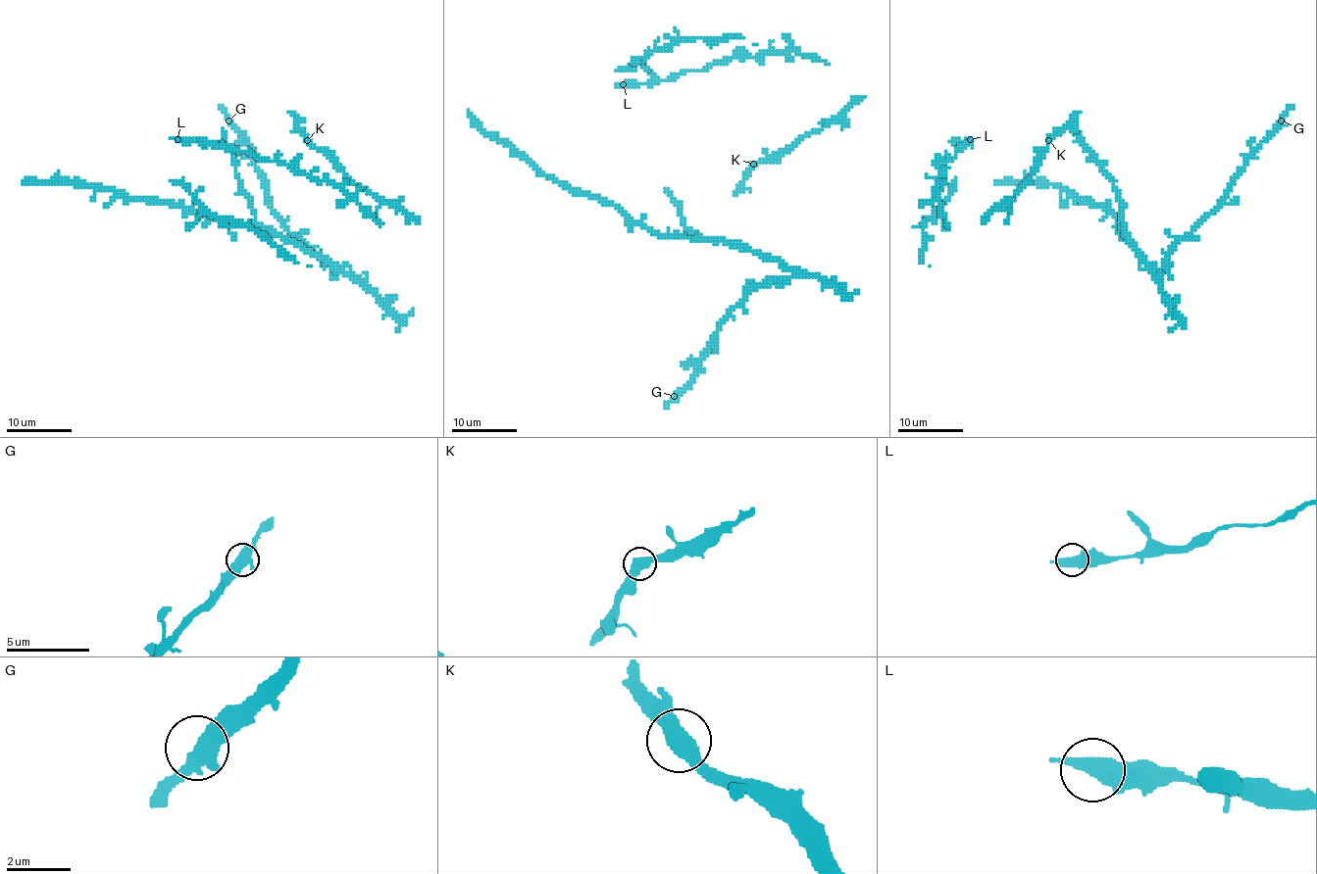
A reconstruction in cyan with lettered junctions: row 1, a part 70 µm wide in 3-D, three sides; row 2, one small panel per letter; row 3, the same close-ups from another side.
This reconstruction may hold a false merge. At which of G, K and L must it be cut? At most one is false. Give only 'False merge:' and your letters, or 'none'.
False merge: none

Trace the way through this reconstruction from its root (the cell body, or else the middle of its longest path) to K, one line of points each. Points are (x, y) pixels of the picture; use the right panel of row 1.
K: (1040, 161), (1048, 140)

